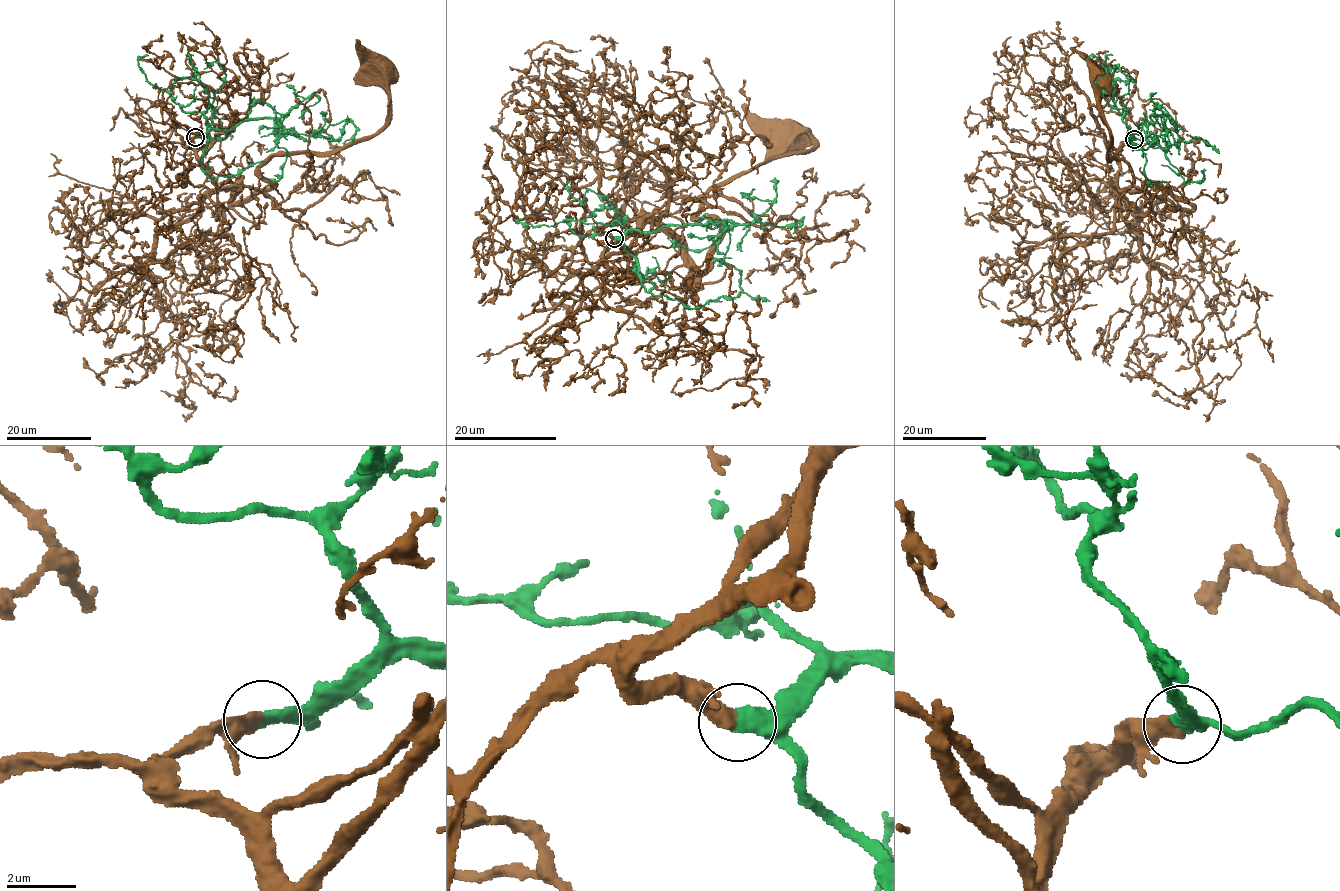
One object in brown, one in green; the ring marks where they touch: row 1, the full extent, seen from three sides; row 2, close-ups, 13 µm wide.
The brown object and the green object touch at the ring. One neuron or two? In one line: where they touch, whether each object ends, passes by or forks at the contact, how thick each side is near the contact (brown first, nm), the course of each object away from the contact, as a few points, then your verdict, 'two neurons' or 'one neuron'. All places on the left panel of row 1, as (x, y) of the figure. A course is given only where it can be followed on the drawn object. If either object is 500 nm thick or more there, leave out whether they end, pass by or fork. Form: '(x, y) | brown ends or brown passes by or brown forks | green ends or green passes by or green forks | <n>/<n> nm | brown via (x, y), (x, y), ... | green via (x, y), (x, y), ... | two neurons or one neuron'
(195, 137) | brown ends | green ends | 440/440 nm | brown via (196, 137), (183, 144), (219, 188), (239, 178), (238, 205), (272, 186), (272, 156), (368, 140), (388, 72) | green via (196, 137), (245, 121), (279, 118), (293, 107), (278, 137), (292, 133), (292, 127), (260, 137) | one neuron

